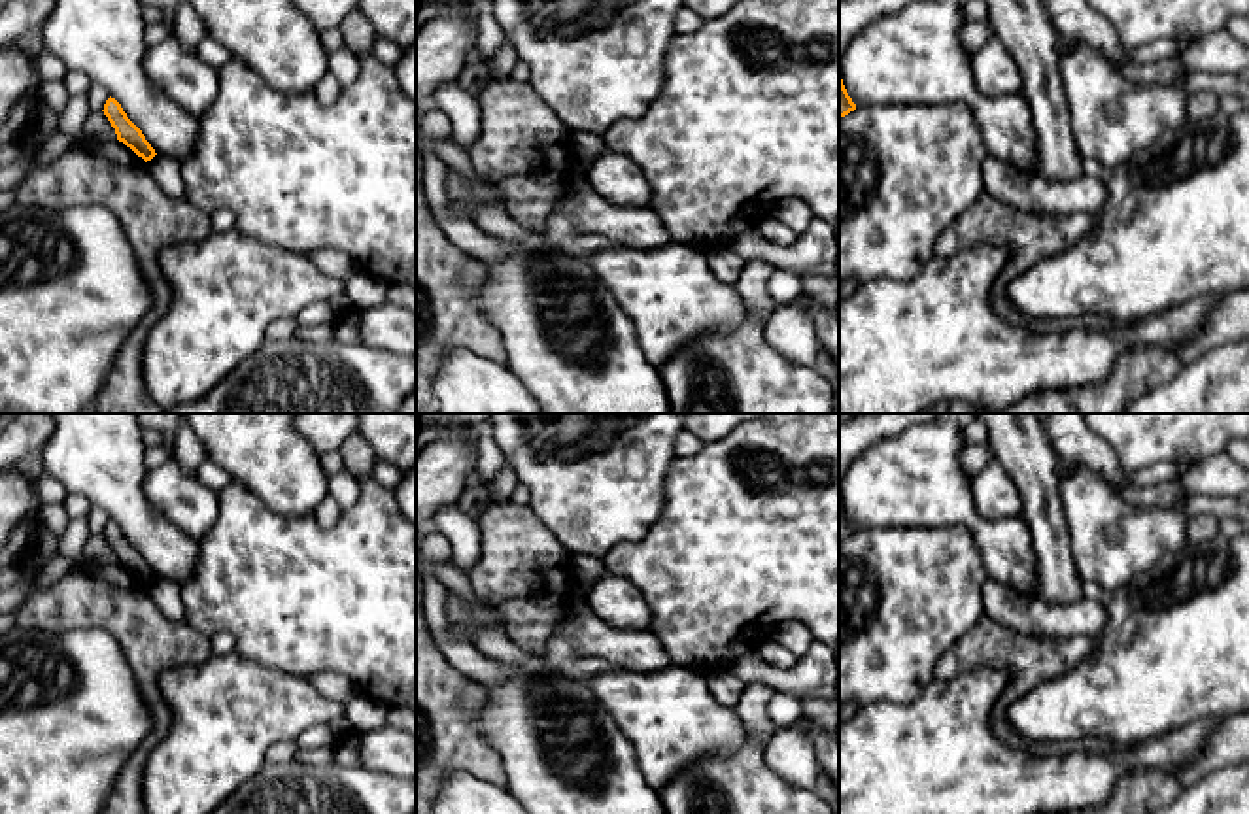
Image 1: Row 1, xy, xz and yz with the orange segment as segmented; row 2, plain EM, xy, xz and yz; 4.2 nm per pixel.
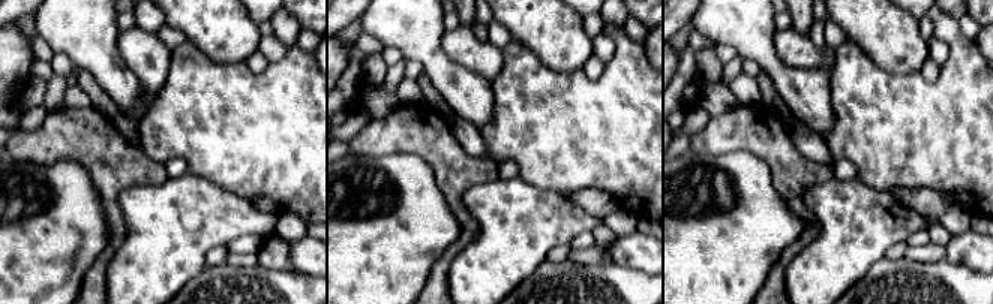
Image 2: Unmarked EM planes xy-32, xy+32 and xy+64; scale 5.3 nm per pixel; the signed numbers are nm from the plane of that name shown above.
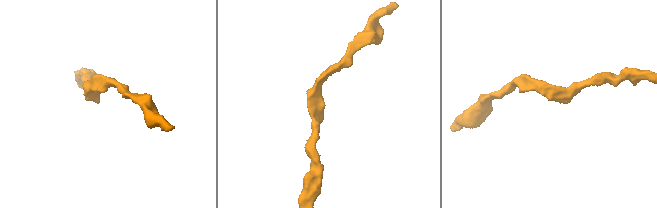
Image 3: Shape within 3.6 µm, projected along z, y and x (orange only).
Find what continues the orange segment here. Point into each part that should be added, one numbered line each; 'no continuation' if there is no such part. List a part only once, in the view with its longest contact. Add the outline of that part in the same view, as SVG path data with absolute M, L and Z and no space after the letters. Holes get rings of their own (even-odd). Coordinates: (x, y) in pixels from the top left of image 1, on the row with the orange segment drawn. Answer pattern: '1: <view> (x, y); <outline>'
1: xy (167, 170); M155 155L151 161L147 161L147 168L164 195L172 198L185 198L181 161Z

